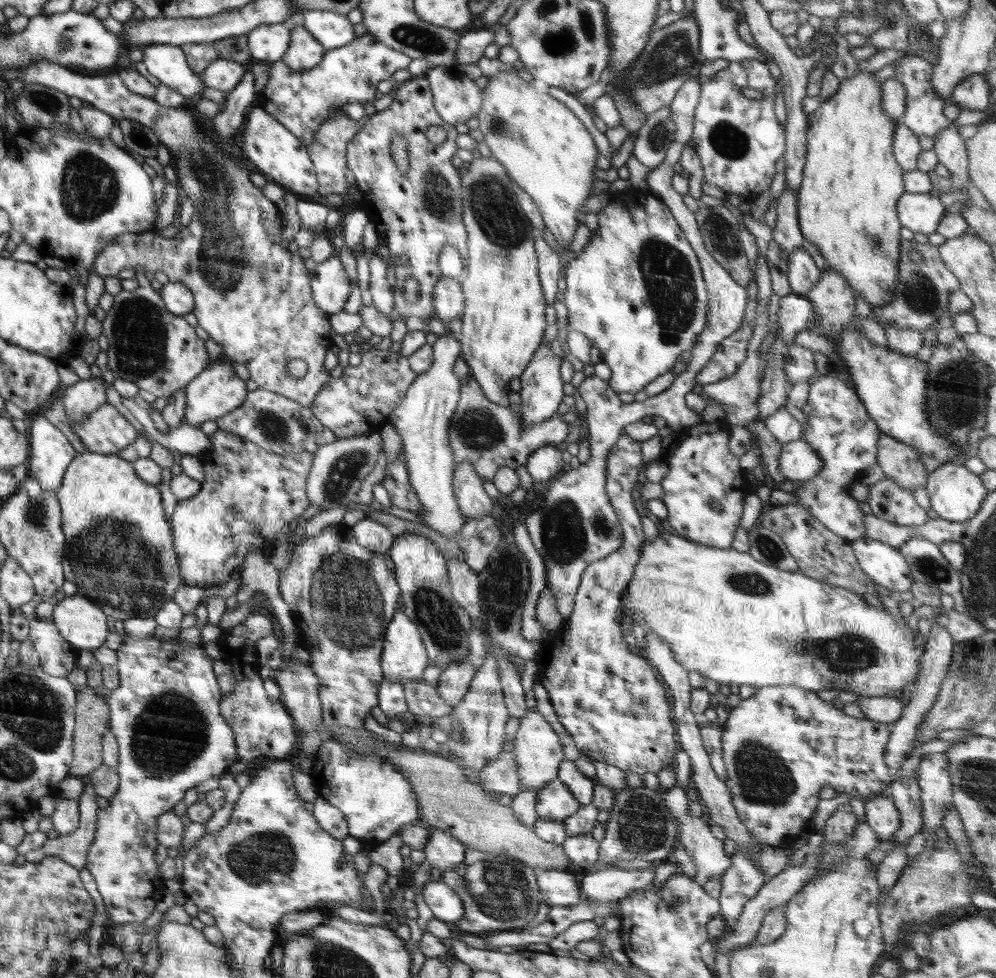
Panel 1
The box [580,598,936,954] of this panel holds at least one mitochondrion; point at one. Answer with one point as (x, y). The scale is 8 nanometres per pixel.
(764, 778)

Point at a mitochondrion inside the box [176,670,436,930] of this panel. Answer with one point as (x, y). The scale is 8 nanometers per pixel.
(264, 858)

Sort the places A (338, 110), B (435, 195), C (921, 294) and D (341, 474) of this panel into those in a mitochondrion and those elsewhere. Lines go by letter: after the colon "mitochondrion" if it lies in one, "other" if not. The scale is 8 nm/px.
A: other
B: mitochondrion
C: mitochondrion
D: mitochondrion

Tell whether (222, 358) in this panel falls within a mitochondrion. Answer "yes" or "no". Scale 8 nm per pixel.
no

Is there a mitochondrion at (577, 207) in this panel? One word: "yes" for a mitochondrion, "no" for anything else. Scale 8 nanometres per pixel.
no

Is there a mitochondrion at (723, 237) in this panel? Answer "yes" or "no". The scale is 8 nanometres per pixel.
yes

